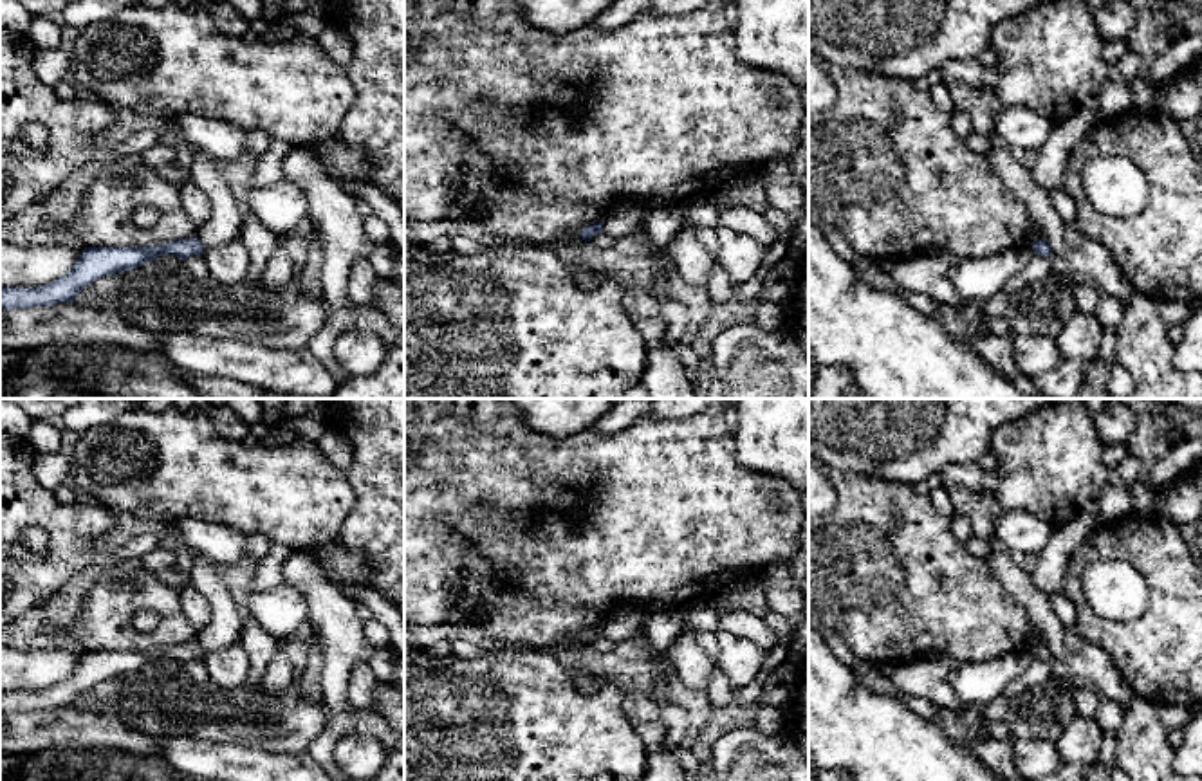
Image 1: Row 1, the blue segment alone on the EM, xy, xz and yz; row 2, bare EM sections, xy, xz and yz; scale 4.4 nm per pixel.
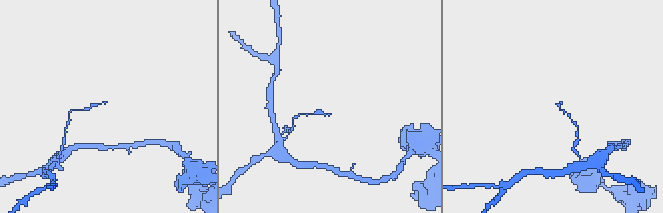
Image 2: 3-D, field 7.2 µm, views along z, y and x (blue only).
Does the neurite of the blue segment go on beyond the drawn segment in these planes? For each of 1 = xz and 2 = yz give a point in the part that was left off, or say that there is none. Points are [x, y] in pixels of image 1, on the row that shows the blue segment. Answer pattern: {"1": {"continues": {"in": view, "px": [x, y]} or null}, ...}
{"1": {"continues": null}, "2": {"continues": null}}

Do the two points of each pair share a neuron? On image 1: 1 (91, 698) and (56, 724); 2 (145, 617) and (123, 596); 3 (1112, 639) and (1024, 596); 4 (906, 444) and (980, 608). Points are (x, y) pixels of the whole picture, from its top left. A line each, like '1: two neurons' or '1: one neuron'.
1: two neurons
2: two neurons
3: two neurons
4: two neurons

